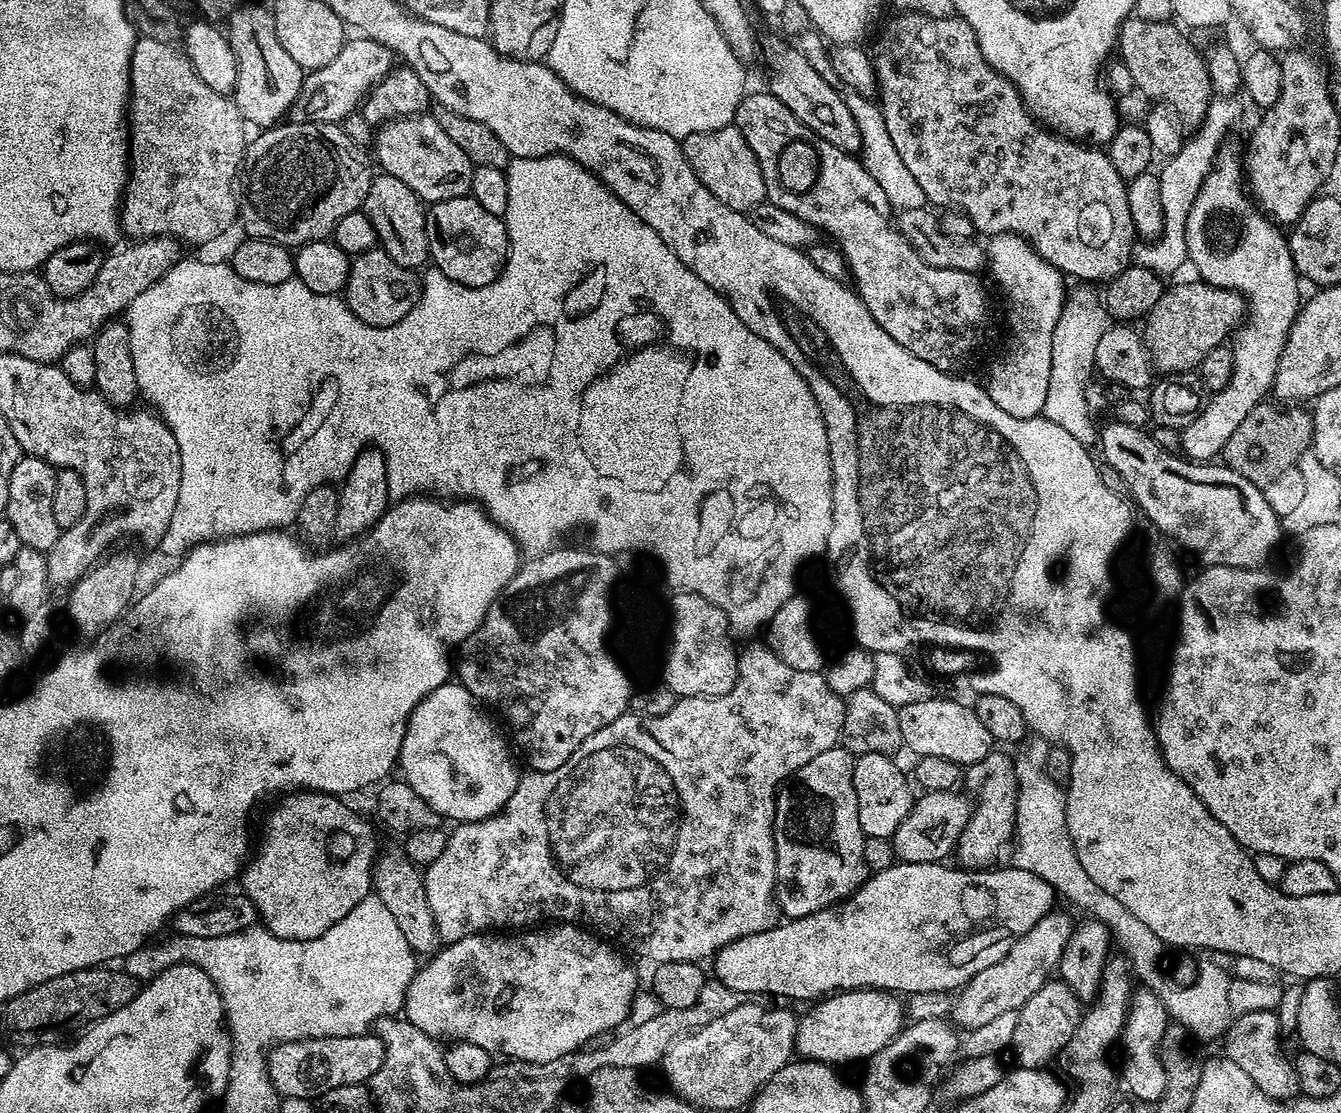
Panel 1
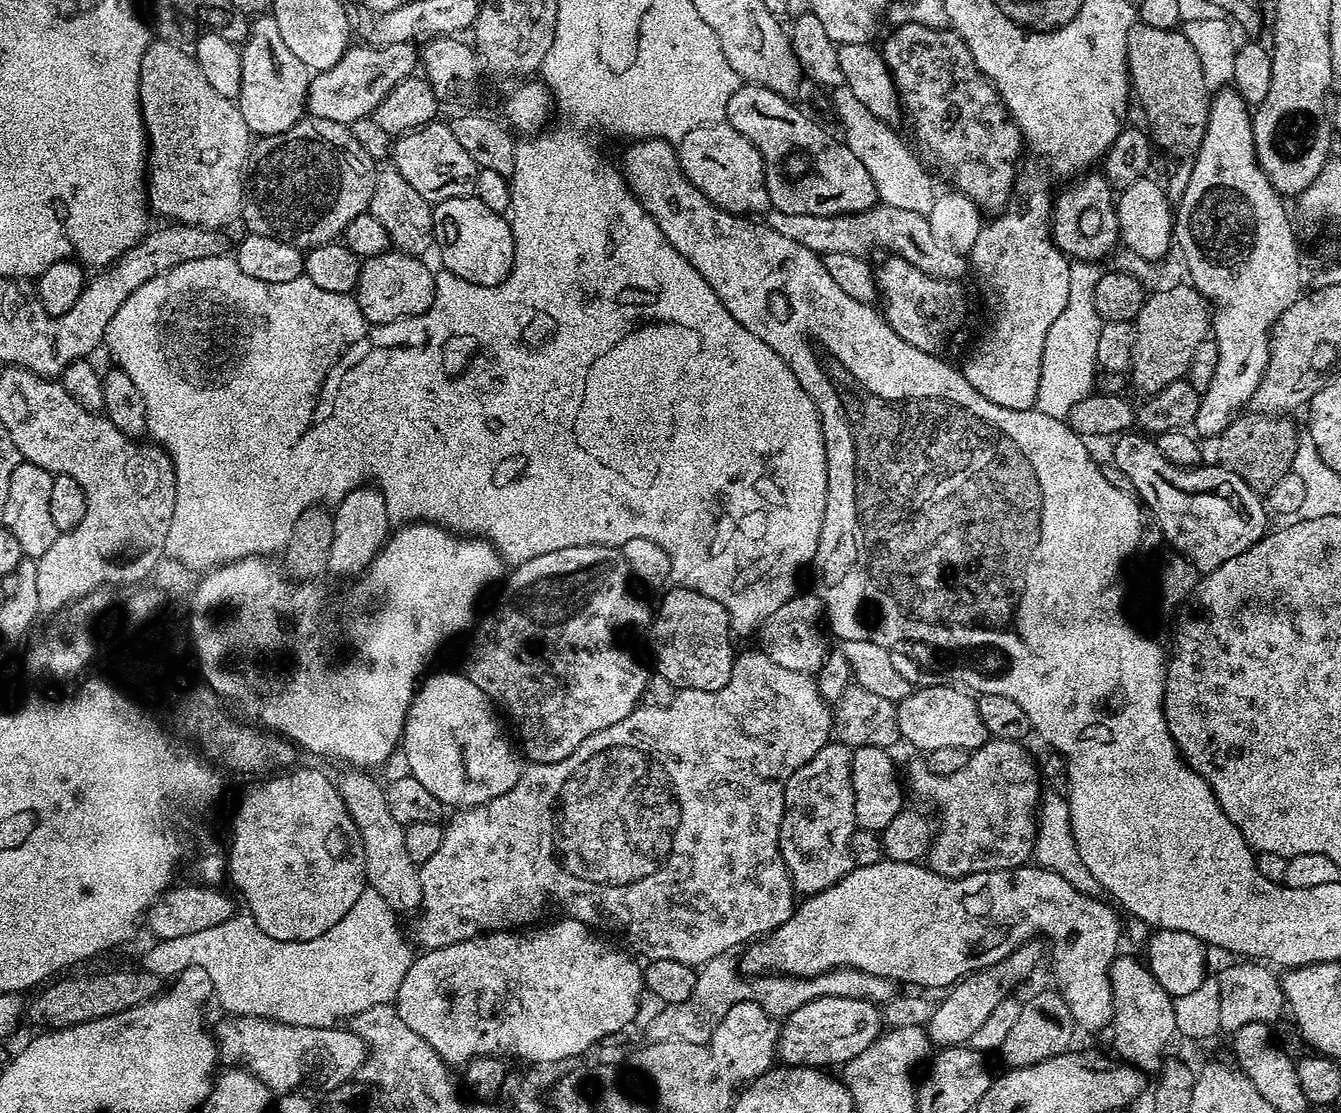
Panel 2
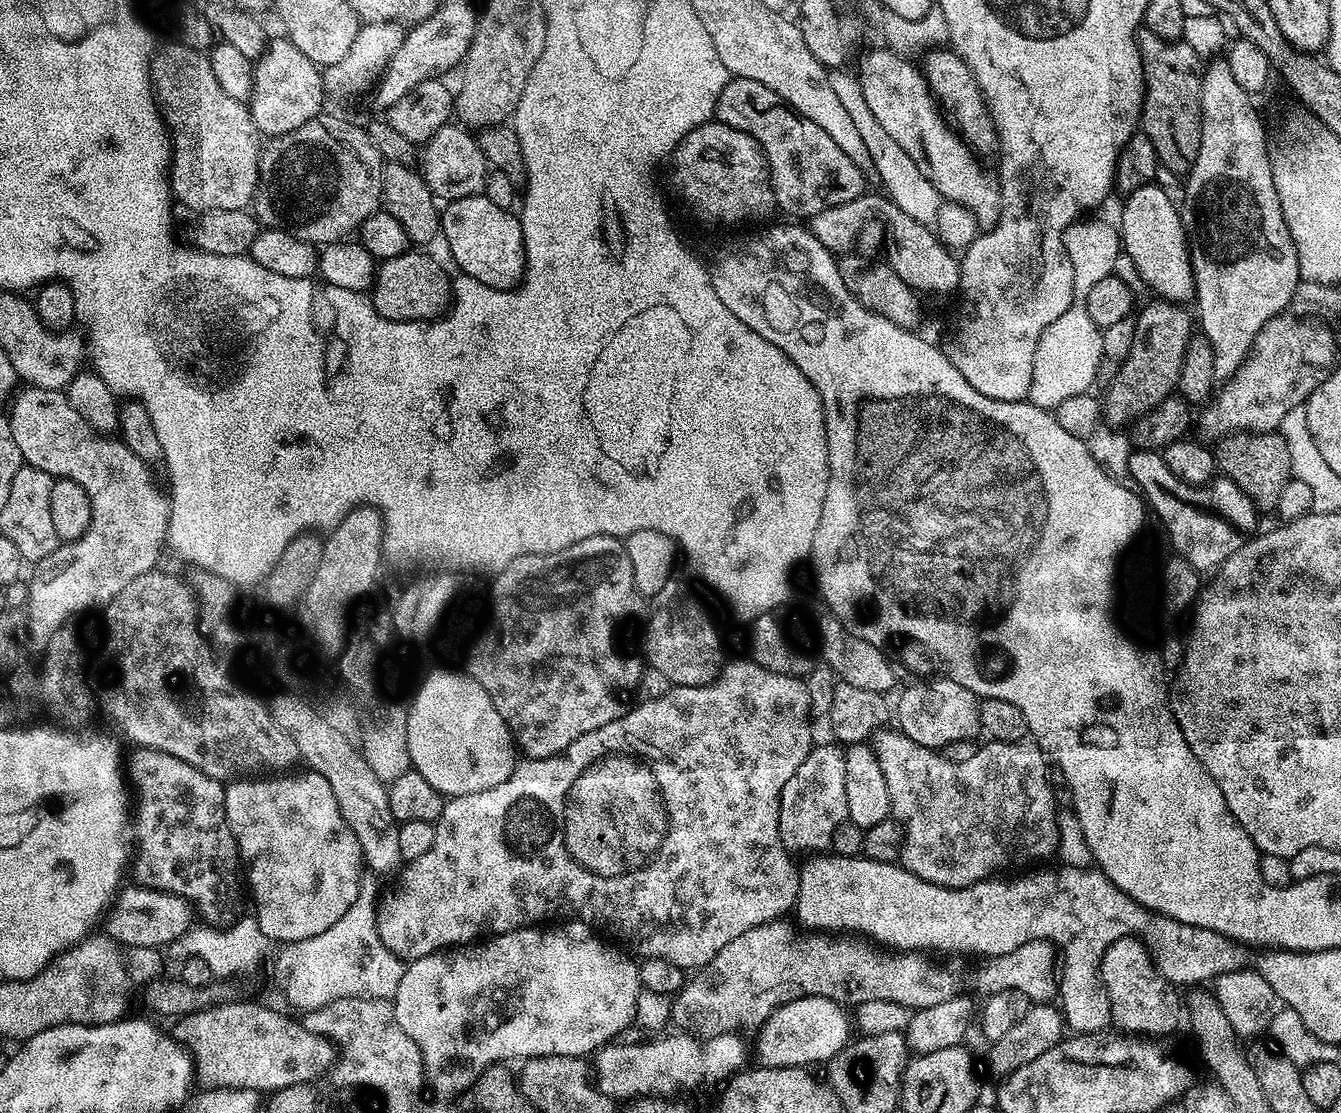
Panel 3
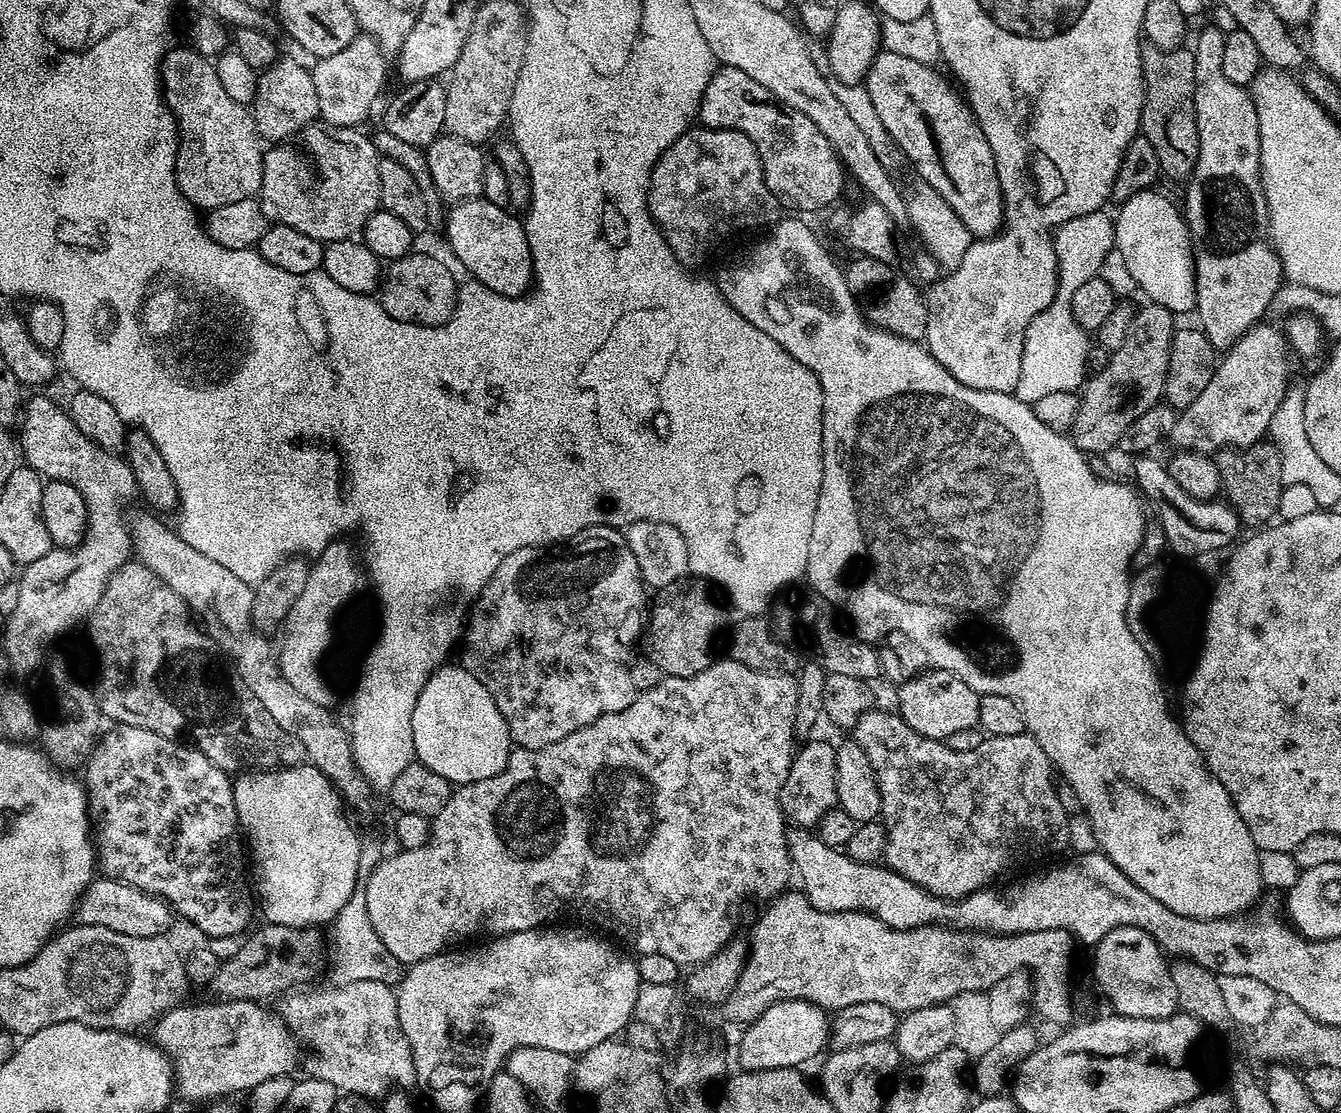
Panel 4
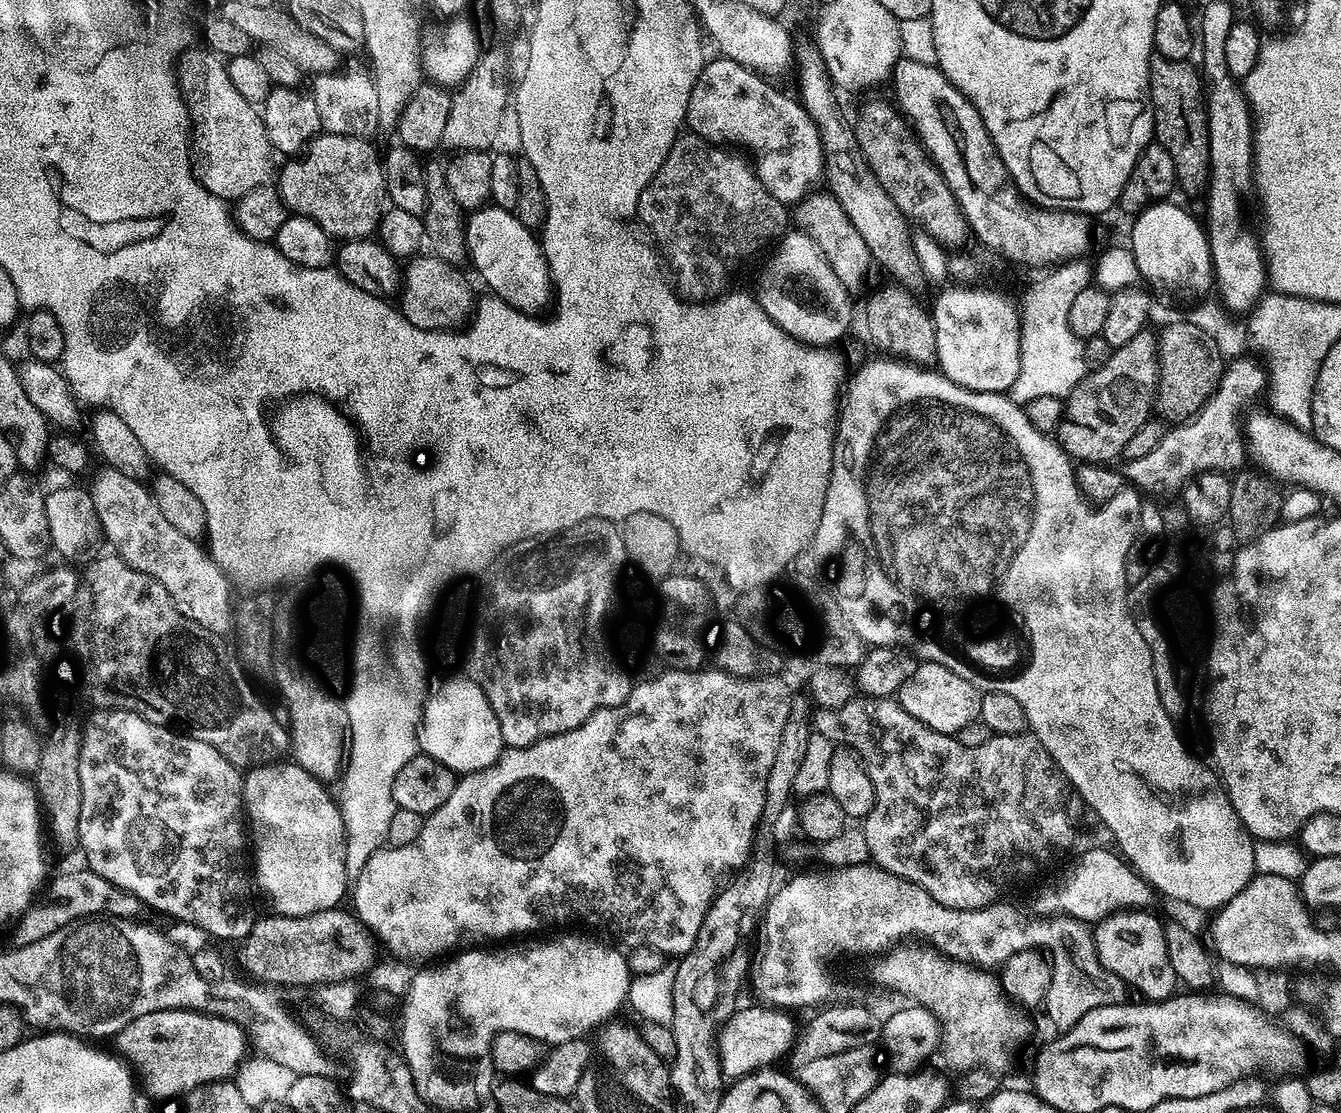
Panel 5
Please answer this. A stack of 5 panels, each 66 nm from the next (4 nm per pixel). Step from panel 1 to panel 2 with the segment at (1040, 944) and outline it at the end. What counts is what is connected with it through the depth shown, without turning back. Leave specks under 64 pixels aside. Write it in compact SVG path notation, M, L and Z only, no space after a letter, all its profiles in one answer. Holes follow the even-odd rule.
M1039 939L1029 940L1020 948L1015 948L1005 960L982 968L979 972L970 972L947 993L944 1001L937 1003L933 1016L927 1022L928 1036L936 1046L964 1046L969 1043L971 1035L979 1030L986 1018L997 1009L1004 1000L1036 967L1040 964L1046 948Z

